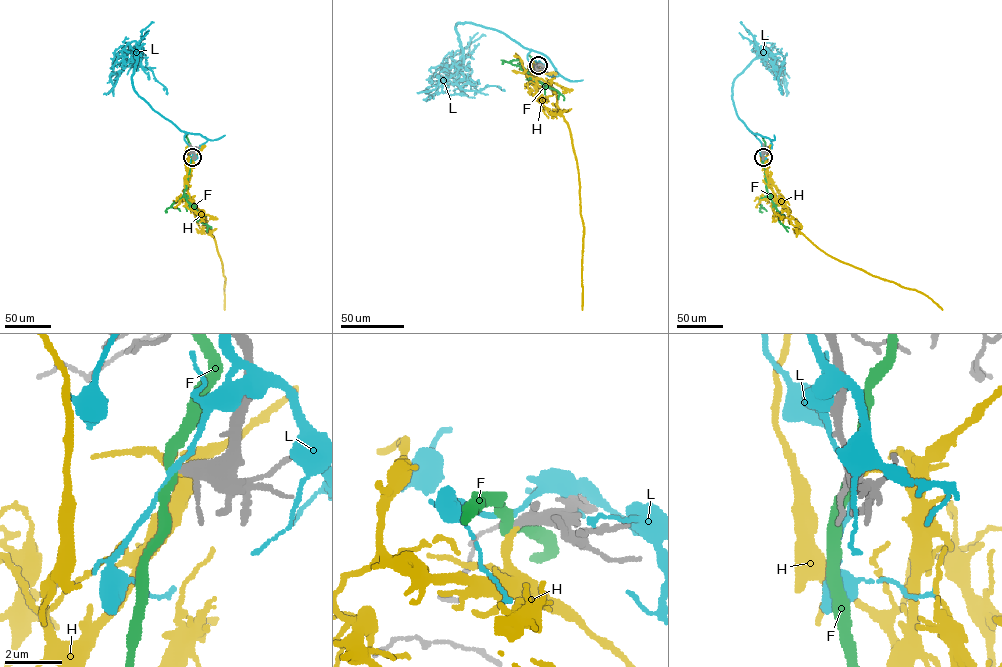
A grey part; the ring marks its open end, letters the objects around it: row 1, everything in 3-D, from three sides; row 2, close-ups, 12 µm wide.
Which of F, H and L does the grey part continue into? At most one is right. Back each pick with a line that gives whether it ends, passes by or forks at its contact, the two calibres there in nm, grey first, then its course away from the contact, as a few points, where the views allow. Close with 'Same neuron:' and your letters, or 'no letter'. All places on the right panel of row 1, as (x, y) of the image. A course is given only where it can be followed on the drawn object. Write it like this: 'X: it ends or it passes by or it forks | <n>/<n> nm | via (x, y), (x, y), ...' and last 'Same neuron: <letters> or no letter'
H: it ends | 300/260 nm | via (763, 157), (768, 186), (777, 200), (774, 212), (787, 217), (826, 254), (872, 275), (921, 292), (942, 309)
Same neuron: H

